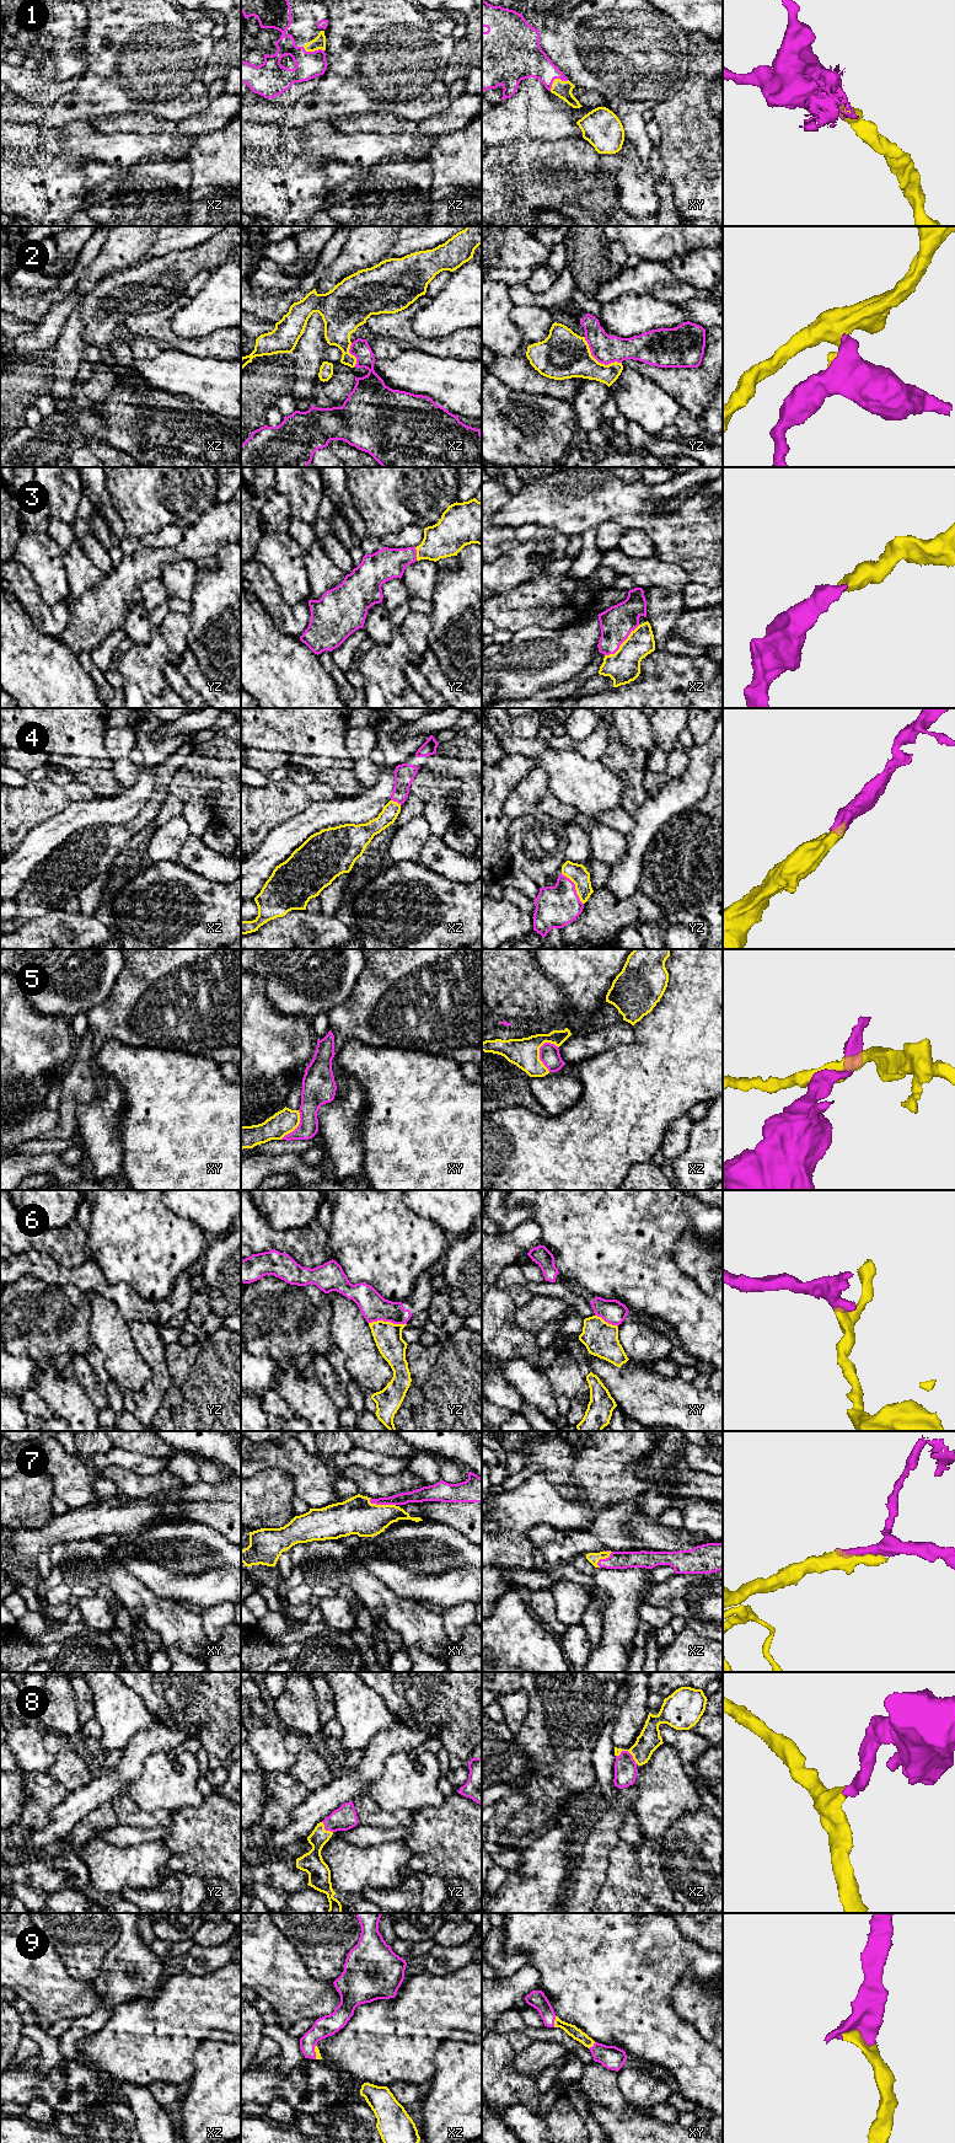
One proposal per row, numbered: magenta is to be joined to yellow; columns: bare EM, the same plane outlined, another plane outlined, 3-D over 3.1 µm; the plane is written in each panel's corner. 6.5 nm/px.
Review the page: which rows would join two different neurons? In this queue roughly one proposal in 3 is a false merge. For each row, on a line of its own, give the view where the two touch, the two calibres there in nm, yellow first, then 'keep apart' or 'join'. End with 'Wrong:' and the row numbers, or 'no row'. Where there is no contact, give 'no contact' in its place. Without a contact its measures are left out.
1: meets yellow in xy; 110 nm thick on the yellow side, 260 nm on the other; join
2: meets yellow in yz; 320 nm thick on the yellow side, 190 nm on the other; keep apart
3: meets yellow in xz; 220 nm thick on the yellow side, 220 nm on the other; join
4: meets yellow in yz; 120 nm thick on the yellow side, 280 nm on the other; join
5: meets yellow in xz; 190 nm thick on the yellow side, 130 nm on the other; keep apart
6: meets yellow in yz; 180 nm thick on the yellow side, 180 nm on the other; keep apart
7: meets yellow in xy; 240 nm thick on the yellow side, 90 nm on the other; join
8: meets yellow in xz; 150 nm thick on the yellow side, 150 nm on the other; join
9: meets yellow in xy; 80 nm thick on the yellow side, 120 nm on the other; join
Wrong: 2, 5, 6

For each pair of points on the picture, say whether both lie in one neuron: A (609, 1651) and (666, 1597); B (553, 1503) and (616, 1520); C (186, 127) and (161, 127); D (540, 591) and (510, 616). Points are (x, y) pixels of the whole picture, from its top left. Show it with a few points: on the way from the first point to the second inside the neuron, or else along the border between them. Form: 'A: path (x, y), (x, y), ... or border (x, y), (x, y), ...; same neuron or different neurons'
A: border (652, 1584), (643, 1601); different neurons
B: border (621, 1500), (602, 1509), (588, 1530); different neurons
C: path (180, 128), (167, 128); same neuron
D: path (534, 599), (518, 611); same neuron

